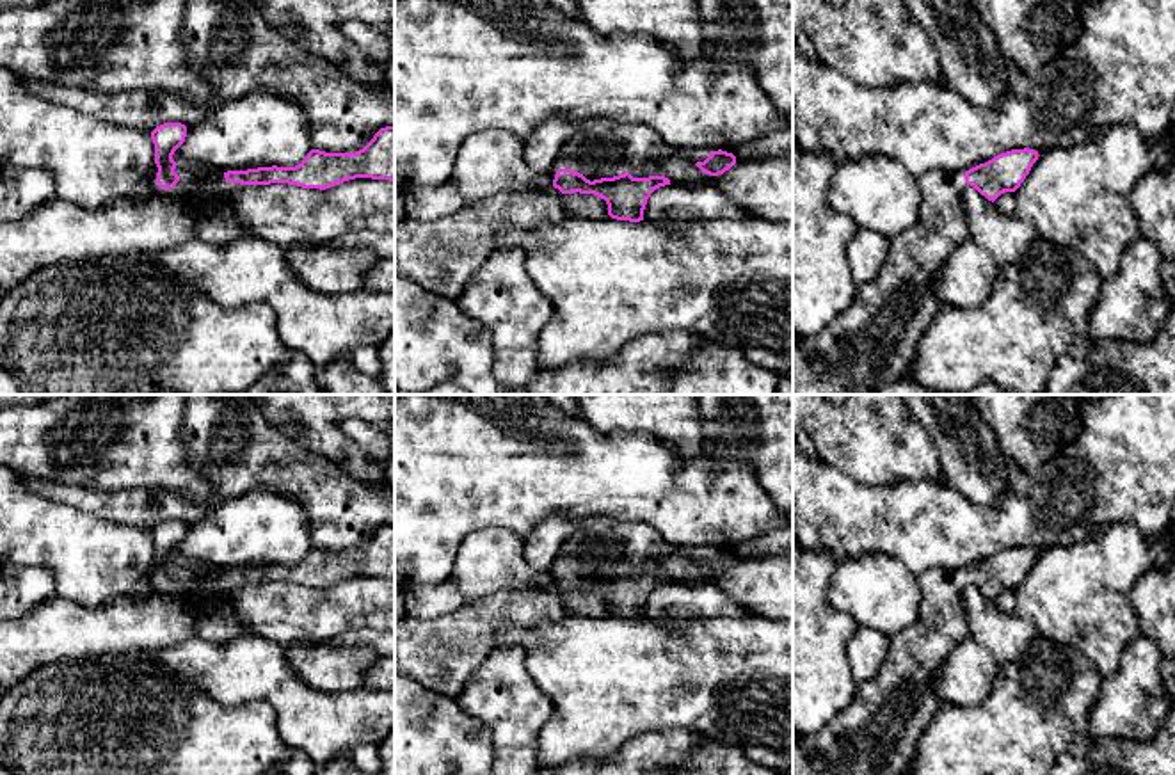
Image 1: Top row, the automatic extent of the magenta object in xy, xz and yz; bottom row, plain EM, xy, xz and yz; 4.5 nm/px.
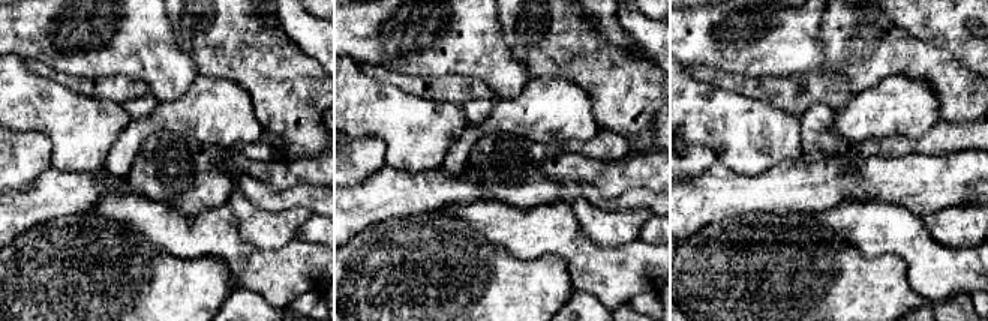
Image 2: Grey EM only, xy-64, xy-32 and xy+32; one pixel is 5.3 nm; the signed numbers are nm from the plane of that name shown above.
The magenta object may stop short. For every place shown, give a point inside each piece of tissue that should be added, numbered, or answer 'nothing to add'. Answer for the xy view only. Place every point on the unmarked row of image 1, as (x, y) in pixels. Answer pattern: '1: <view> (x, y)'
1: xy (207, 592)

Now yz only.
1: yz (877, 735)

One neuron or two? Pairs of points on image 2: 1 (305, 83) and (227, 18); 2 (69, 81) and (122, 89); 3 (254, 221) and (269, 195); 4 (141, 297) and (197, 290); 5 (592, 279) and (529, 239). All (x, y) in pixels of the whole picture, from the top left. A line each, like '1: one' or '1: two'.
1: one
2: one
3: two
4: one
5: one

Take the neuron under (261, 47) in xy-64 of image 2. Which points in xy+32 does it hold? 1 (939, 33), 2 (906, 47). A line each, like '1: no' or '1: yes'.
1: no
2: yes

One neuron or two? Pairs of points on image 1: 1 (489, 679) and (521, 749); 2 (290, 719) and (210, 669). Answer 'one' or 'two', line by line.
1: one
2: one

